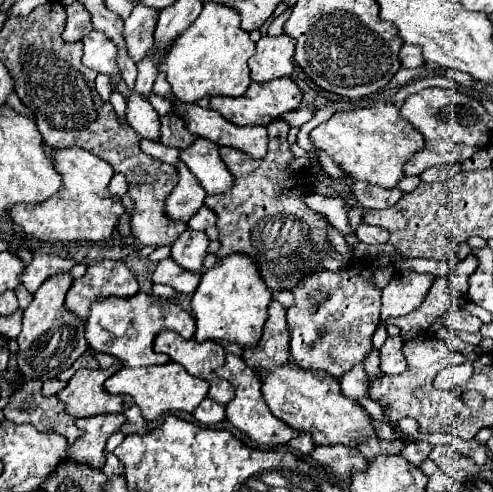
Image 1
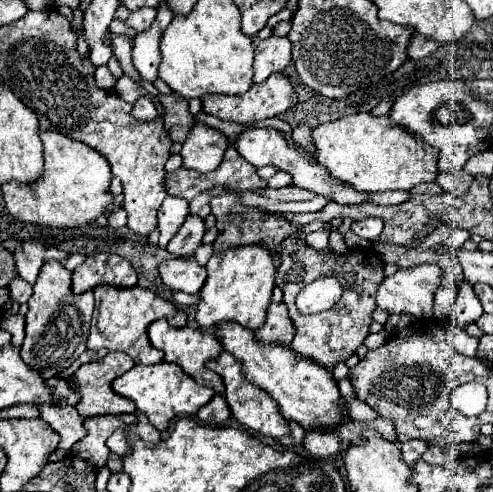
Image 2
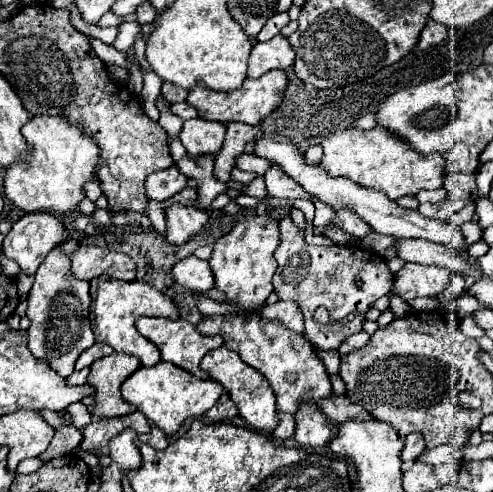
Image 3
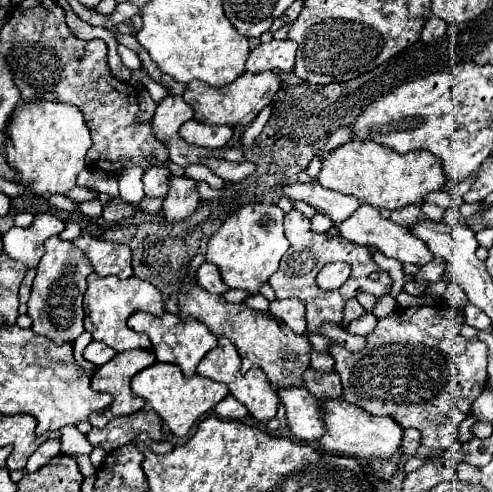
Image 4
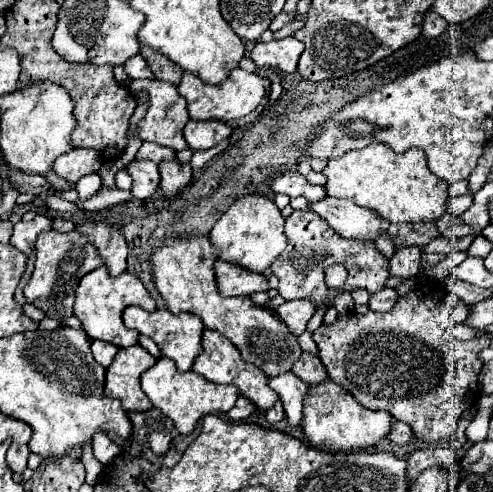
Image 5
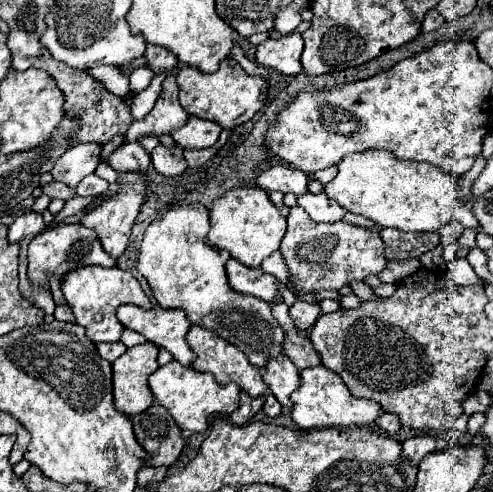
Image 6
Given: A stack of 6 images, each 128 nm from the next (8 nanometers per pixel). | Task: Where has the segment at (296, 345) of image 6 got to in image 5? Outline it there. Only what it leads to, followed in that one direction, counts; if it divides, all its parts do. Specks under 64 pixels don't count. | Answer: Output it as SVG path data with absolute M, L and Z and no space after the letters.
M302 352L302 356L296 360L296 364L292 366L292 372L302 378L306 384L318 384L328 380L328 372L324 368L324 364L320 362L320 358L312 352Z

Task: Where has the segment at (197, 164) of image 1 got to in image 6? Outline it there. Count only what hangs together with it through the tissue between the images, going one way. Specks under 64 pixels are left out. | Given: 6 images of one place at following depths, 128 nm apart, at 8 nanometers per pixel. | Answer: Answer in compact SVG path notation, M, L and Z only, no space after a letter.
M188 116L186 124L182 128L172 130L172 138L182 148L208 148L218 140L218 134L222 132L220 124L212 120L200 120L196 116Z

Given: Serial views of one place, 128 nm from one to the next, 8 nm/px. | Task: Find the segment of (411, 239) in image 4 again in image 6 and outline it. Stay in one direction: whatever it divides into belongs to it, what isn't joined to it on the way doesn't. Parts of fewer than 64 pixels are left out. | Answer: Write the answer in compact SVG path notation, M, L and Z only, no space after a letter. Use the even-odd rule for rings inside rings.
M306 192L304 196L298 198L298 206L302 206L314 222L338 222L346 214L346 210L334 200L330 200L324 192L320 194ZM416 258L414 260L404 260L404 262L388 262L388 266L378 274L378 278L382 282L398 284L402 278L416 272L416 268L420 268L420 260L416 260Z

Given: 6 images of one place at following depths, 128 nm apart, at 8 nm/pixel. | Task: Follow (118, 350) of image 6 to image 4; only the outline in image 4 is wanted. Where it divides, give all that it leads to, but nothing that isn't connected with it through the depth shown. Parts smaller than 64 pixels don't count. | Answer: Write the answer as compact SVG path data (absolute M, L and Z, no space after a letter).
M90 342L84 350L84 358L96 366L102 366L106 362L110 362L114 358L114 350L108 348L106 344L100 344L100 342Z

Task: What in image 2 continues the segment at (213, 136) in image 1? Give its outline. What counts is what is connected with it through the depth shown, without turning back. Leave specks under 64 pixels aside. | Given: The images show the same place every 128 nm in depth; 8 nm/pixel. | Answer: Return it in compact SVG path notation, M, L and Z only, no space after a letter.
M254 128L254 130L246 130L246 132L242 132L238 136L236 150L250 164L254 164L256 168L268 166L268 164L278 166L280 170L284 170L284 172L288 172L292 176L292 184L294 186L304 188L304 190L310 190L314 194L320 194L320 196L328 198L330 202L336 202L336 204L342 204L342 206L358 206L358 204L370 202L366 192L356 192L356 188L352 188L350 184L344 184L342 180L332 178L330 172L322 164L318 164L312 156L300 152L298 146L290 146L286 142L286 138L284 138L284 132L280 132L280 130L274 130L274 128Z

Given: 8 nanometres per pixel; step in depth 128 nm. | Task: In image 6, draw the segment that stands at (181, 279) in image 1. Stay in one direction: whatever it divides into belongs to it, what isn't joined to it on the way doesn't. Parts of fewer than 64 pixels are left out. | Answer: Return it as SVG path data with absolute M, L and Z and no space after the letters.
M230 258L226 262L226 272L228 272L228 282L236 292L256 296L264 302L276 302L276 278L262 272L262 268L244 268L238 260Z

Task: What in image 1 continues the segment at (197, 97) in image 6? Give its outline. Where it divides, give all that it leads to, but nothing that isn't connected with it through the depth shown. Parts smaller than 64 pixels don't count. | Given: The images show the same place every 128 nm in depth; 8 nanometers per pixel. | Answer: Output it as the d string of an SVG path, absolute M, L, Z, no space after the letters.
M276 78L276 80L264 82L264 84L252 82L250 88L242 96L238 96L238 98L214 96L214 98L210 98L210 108L220 112L226 120L230 120L232 124L238 124L238 126L246 126L248 122L256 122L260 126L266 126L272 120L276 120L280 114L296 110L300 102L302 102L300 88L290 78Z

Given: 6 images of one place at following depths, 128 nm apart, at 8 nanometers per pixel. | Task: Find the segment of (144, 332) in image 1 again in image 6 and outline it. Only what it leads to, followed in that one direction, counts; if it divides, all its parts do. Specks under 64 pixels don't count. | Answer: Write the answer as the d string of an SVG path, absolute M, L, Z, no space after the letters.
M86 266L68 272L62 278L62 292L66 302L72 306L76 314L76 322L86 330L92 342L118 342L124 326L116 318L116 308L120 304L136 304L140 308L150 308L150 300L140 288L140 282L120 268L102 268L102 266Z

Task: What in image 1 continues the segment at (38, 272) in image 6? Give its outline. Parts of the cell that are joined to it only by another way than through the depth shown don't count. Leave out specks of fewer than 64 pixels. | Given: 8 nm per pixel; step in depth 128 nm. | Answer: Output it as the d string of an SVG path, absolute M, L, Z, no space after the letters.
M70 274L50 276L34 294L34 300L24 310L22 332L18 336L18 370L26 380L50 380L60 372L68 370L86 350L88 342L84 338L86 322L66 308L64 298L72 286Z

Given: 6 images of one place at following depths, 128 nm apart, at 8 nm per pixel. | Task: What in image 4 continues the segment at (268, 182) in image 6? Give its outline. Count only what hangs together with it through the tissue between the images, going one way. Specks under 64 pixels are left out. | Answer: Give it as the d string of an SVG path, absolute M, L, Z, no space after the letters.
M292 182L282 186L282 192L290 200L302 200L312 208L316 208L318 212L330 216L334 224L340 224L342 220L346 220L346 216L350 216L352 210L360 206L356 198L344 196L336 190L326 190L318 182Z

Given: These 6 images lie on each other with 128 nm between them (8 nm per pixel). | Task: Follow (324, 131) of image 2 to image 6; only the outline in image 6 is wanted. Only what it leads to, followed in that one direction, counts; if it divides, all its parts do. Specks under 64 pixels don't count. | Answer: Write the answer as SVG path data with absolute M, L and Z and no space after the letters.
M366 150L360 154L350 154L338 164L338 176L326 184L328 198L336 200L342 208L354 214L362 214L380 228L396 228L404 232L438 232L444 224L454 218L456 178L440 172L440 168L428 162L404 162L394 158L386 150Z

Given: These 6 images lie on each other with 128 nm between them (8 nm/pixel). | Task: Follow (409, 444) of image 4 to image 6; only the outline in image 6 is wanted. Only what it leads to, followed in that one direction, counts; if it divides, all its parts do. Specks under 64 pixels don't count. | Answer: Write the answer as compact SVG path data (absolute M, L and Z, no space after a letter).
M390 412L380 414L378 420L376 420L376 424L378 424L384 432L388 432L388 434L396 434L396 432L400 430L400 420L396 418L396 414L390 414Z

